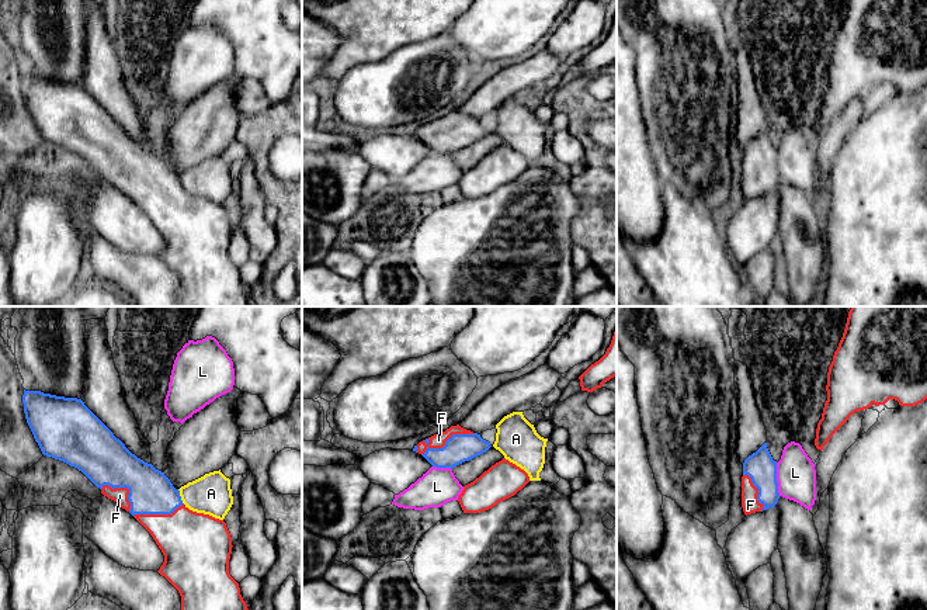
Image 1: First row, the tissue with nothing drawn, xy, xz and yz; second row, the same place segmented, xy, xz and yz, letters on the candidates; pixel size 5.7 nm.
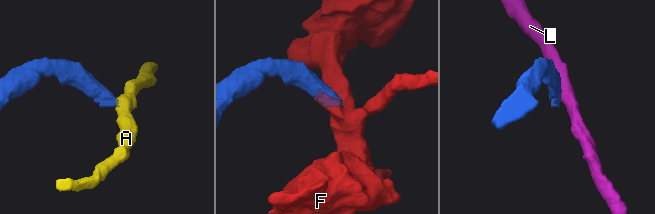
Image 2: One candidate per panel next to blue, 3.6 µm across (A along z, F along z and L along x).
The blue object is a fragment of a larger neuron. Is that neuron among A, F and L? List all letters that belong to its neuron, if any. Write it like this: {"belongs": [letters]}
{"belongs": ["F"]}

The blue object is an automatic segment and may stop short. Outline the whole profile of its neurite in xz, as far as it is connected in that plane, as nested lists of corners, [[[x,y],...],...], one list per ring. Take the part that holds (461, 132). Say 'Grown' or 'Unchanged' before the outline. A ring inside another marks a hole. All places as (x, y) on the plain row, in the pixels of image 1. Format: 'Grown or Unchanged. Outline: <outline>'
Grown. Outline: [[[456,110],[420,126],[413,136],[421,139],[433,152],[452,155],[486,138],[490,132],[480,119]]]

